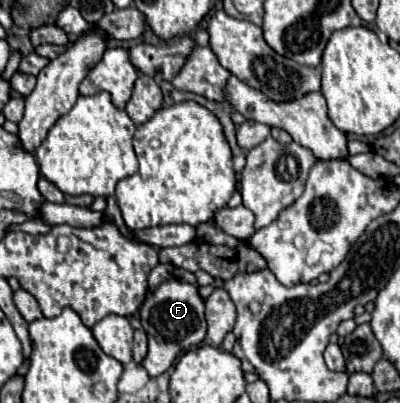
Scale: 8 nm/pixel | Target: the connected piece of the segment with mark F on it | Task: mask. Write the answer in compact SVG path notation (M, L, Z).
M168 279L160 283L158 289L146 297L146 301L140 307L140 321L148 335L148 355L142 365L150 377L162 375L166 369L170 369L170 365L184 349L202 343L206 337L204 299L200 297L196 285L178 279Z

